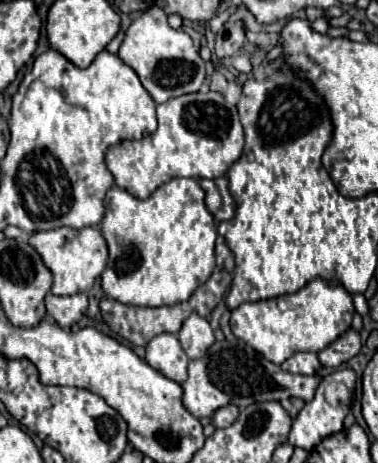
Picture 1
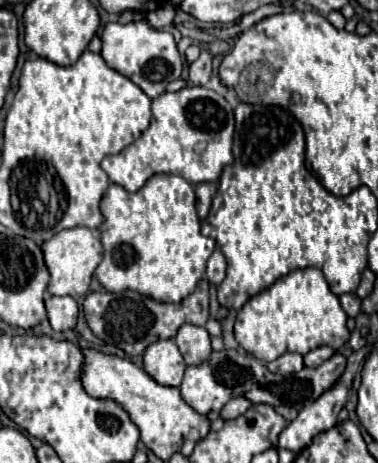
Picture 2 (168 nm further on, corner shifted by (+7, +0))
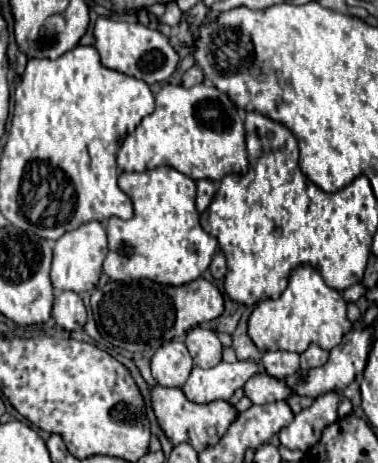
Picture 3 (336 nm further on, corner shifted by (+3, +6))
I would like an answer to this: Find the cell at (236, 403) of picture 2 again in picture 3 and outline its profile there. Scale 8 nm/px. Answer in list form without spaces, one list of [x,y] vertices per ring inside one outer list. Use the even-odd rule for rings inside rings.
[[[258,372],[244,384],[244,394],[254,402],[254,404],[266,404],[266,402],[276,402],[276,400],[286,400],[292,396],[292,388],[284,384],[282,380],[274,380],[268,374]]]

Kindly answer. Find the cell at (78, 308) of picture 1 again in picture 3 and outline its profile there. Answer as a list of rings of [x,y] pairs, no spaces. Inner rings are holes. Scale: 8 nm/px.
[[[58,292],[52,308],[56,324],[68,332],[82,330],[86,324],[86,308],[76,292]]]

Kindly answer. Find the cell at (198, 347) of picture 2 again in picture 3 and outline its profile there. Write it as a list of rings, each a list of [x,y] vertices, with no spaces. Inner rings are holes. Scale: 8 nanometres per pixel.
[[[192,328],[184,342],[196,366],[212,368],[222,362],[222,344],[214,330]]]

